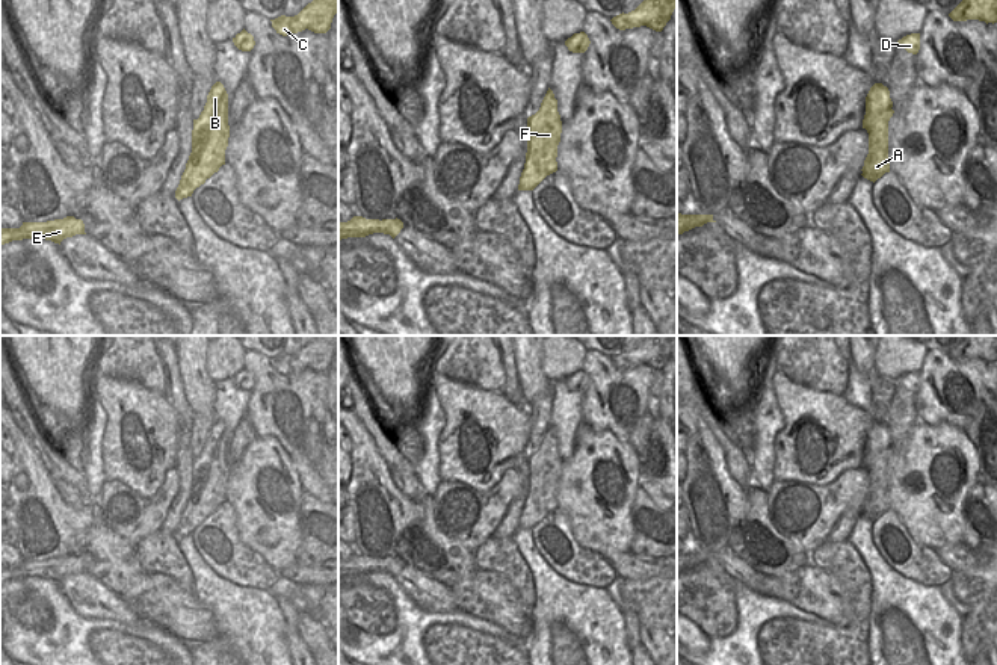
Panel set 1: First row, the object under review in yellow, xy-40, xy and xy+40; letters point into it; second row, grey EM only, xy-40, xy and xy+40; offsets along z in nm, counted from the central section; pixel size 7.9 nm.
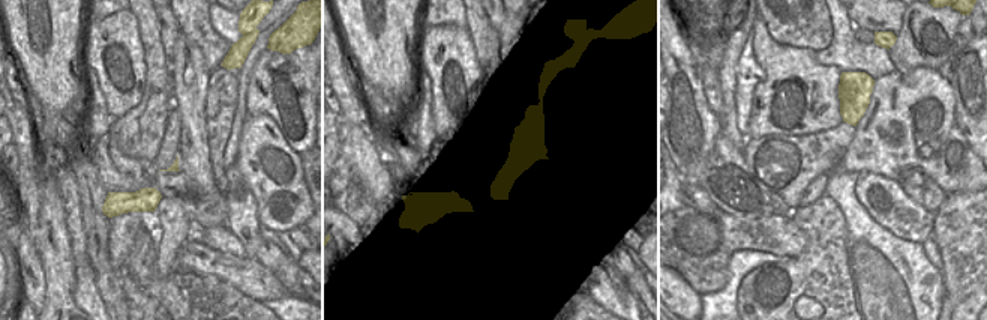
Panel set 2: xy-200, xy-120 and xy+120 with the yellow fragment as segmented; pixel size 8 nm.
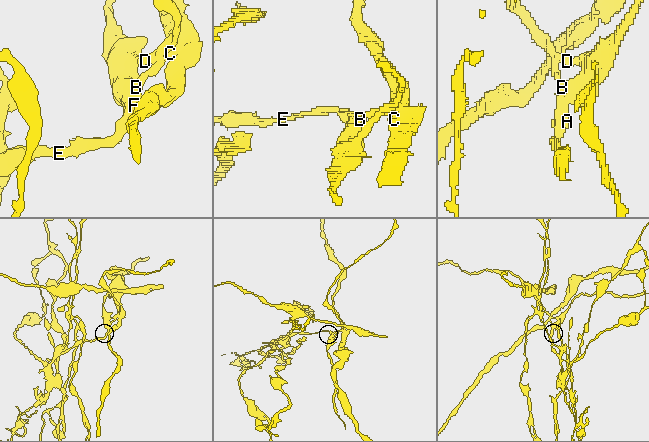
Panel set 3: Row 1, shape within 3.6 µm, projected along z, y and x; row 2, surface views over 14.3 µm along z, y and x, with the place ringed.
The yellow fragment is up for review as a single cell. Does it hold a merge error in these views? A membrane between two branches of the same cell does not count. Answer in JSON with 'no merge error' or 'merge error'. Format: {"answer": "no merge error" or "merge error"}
{"answer": "merge error"}

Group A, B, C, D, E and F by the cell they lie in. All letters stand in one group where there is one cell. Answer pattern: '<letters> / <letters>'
A B C E F / D

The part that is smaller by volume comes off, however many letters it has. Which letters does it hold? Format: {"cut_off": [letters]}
{"cut_off": ["D"]}

